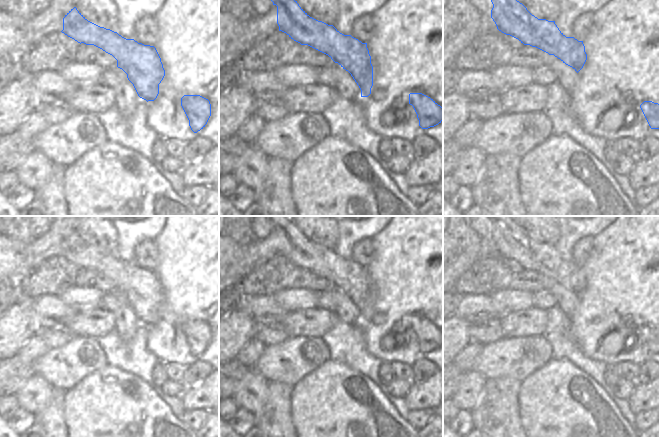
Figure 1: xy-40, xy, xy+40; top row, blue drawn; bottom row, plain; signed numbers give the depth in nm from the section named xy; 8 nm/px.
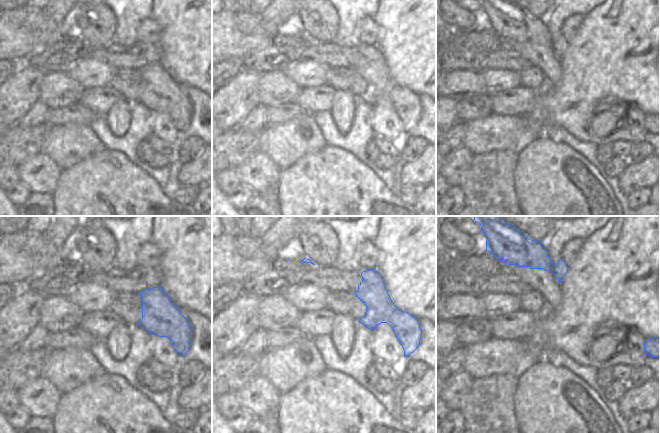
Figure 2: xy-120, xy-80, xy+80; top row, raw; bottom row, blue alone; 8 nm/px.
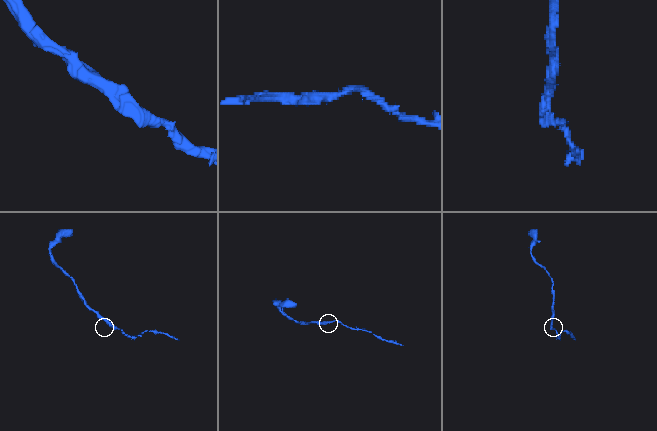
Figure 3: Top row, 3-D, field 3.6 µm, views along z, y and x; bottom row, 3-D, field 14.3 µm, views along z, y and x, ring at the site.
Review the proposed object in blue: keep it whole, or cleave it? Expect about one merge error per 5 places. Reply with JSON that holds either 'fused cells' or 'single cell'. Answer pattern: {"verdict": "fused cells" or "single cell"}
{"verdict": "single cell"}

